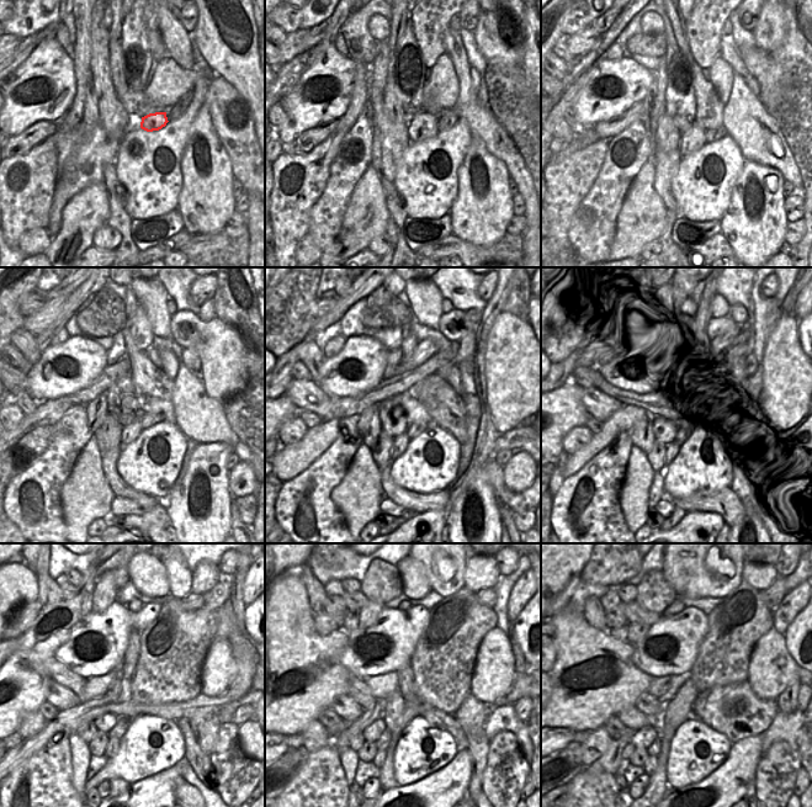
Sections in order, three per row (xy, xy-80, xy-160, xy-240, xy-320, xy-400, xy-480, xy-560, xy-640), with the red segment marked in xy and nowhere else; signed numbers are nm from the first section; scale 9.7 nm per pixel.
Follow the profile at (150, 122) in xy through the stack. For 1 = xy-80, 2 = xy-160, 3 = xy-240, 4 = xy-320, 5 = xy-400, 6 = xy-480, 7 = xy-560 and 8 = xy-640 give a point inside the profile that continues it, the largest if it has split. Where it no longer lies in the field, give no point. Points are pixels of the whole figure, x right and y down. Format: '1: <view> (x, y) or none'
1: xy-80 (423, 126)
2: xy-160 (693, 139)
3: xy-240 (129, 433)
4: xy-320 (399, 445)
5: xy-400 (673, 449)
6: xy-480 (112, 746)
7: xy-560 (378, 759)
8: xy-640 (652, 762)

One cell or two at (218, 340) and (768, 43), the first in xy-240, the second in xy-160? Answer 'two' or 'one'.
two

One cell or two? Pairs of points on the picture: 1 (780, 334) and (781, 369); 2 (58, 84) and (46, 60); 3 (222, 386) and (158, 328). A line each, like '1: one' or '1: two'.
1: one
2: one
3: two

